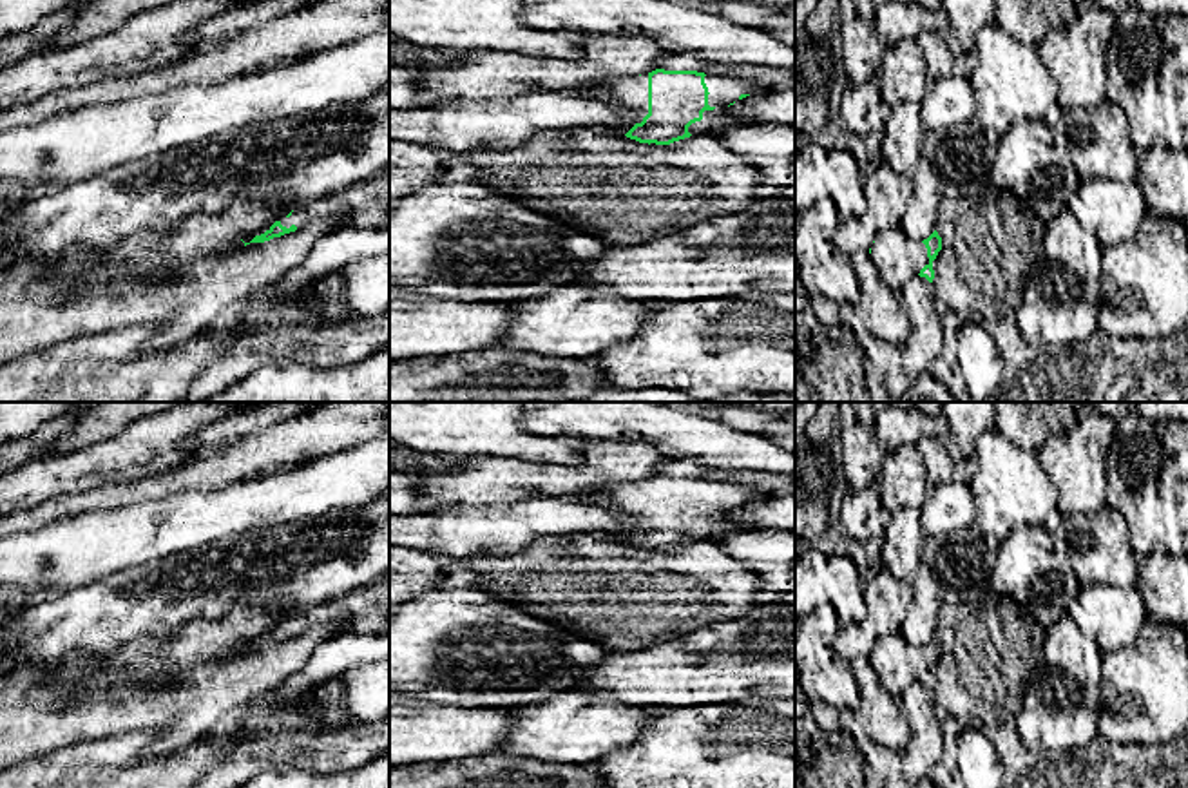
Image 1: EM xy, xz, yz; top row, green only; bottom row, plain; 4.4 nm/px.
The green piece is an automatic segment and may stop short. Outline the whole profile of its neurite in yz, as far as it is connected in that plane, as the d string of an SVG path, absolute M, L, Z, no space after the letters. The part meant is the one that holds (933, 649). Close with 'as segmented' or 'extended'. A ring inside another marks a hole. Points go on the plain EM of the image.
M896 632L880 638L869 659L878 681L898 701L909 683L920 681L933 688L933 667L940 656L942 643L936 636L924 647L913 647Z; extended

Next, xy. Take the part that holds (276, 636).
M389 574L377 583L351 591L333 601L315 605L275 627L250 649L264 649L295 638L310 627L342 621L342 632L389 634Z; extended

